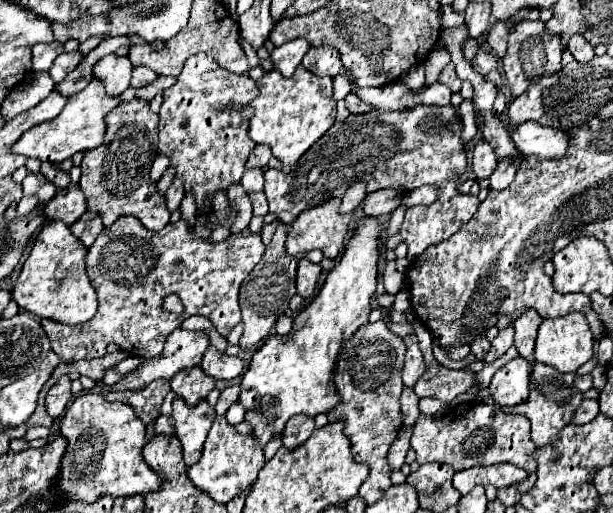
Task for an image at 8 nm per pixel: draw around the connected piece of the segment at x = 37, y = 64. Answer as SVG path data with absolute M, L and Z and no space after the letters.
M60 41L52 43L40 43L32 47L32 69L34 71L48 71L52 67L52 61L64 51Z

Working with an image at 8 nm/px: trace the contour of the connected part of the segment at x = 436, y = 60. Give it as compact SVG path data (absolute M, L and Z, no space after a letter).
M434 51L430 53L430 59L426 63L426 85L436 83L440 71L444 69L444 65L450 61L450 55L446 51Z

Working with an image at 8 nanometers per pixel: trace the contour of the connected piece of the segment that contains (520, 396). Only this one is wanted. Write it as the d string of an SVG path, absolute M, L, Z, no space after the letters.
M516 357L500 367L490 383L492 399L502 407L514 407L528 399L528 383L530 383L532 363L524 361L524 357Z

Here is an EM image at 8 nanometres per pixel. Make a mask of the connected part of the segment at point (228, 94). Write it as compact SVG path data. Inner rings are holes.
M196 53L188 57L182 73L176 83L164 91L164 101L160 107L160 145L158 153L170 159L170 167L176 169L174 179L184 181L184 195L194 195L198 211L204 201L214 201L218 191L228 191L232 183L240 183L244 173L244 163L254 149L254 143L248 139L248 121L252 117L252 99L258 95L256 81L250 75L236 75L220 67L212 57Z

